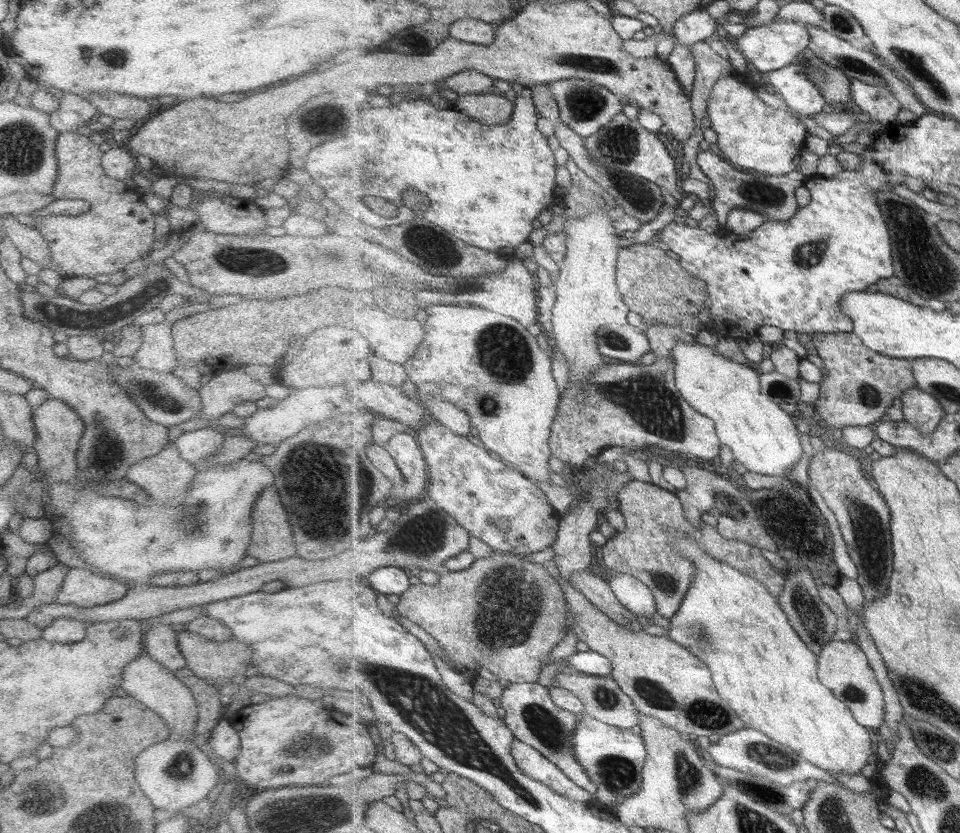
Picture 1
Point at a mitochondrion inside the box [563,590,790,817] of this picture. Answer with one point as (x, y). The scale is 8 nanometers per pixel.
(616, 773)

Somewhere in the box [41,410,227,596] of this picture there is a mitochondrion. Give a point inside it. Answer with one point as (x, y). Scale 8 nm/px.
(108, 452)

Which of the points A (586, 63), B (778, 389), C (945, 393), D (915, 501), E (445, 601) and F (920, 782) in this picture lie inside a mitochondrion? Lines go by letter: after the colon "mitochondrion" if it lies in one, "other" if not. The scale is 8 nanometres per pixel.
A: mitochondrion
B: mitochondrion
C: mitochondrion
D: other
E: other
F: mitochondrion

